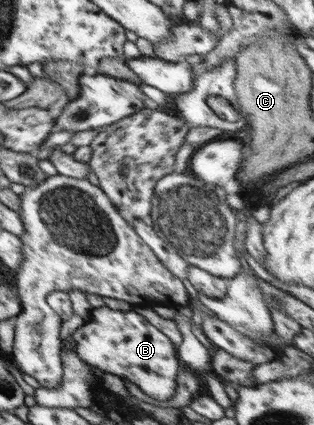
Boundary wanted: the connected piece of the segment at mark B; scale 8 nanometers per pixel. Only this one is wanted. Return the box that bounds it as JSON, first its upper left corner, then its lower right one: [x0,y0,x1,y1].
[72,305,180,400]

